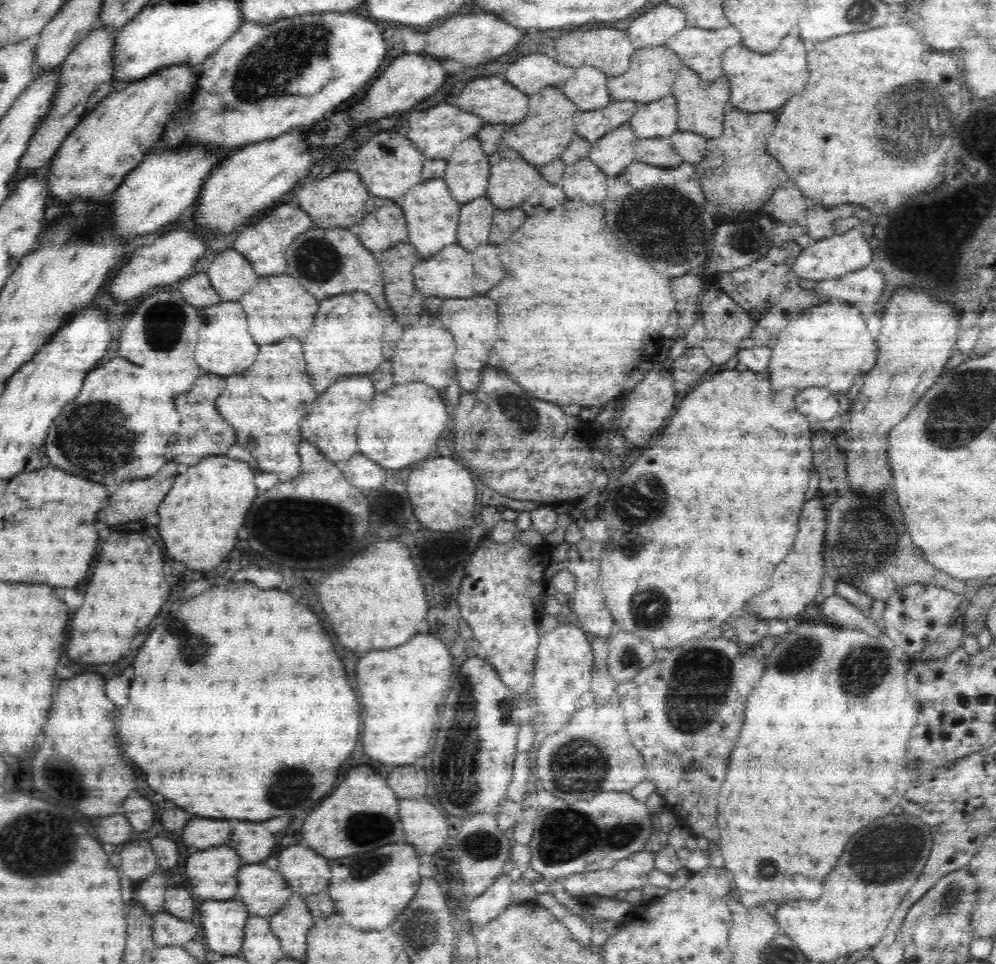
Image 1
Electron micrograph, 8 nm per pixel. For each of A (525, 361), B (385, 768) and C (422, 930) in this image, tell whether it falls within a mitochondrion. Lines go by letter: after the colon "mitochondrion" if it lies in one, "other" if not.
A: other
B: other
C: mitochondrion

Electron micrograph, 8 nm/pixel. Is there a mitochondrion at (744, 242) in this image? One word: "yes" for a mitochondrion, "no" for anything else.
yes

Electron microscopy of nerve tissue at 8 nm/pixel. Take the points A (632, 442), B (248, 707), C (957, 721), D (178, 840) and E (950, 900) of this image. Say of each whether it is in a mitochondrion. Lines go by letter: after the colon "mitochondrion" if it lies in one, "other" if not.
A: other
B: other
C: other
D: other
E: mitochondrion

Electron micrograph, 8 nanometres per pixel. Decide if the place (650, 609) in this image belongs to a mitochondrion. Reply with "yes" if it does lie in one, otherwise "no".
yes

